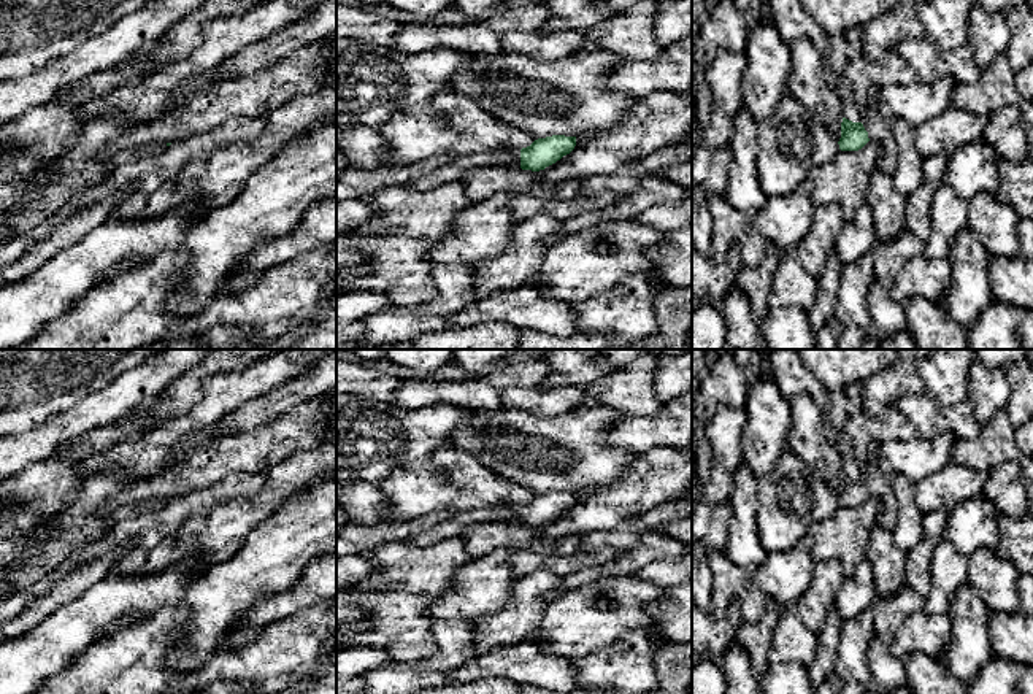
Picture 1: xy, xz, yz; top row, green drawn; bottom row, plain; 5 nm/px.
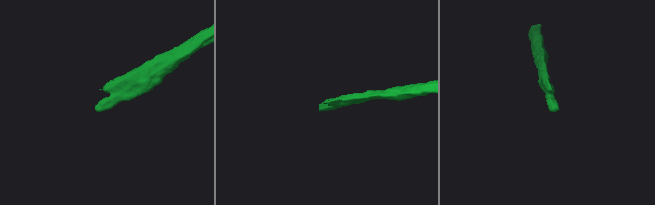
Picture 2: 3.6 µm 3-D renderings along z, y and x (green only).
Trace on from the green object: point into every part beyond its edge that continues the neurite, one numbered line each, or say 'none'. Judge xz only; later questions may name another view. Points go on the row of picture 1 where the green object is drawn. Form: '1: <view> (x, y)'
1: xz (457, 169)

